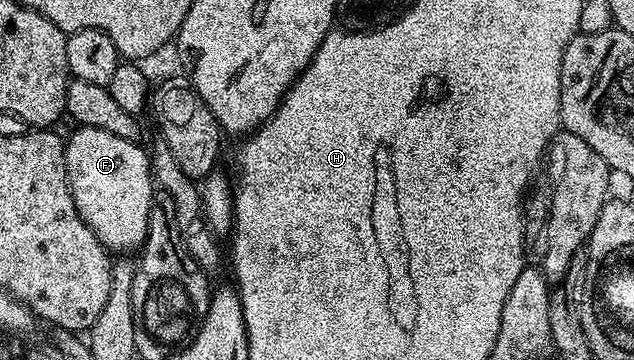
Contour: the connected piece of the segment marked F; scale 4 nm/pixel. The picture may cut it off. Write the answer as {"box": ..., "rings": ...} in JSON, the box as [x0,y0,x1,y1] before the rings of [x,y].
{"box":[64,126,154,252],"rings":[[[76,126],[73,131],[72,135],[67,135],[64,143],[64,159],[68,173],[68,187],[82,220],[109,252],[139,251],[144,245],[144,237],[148,234],[148,217],[154,193],[149,151],[145,147],[143,150],[139,146],[141,144],[139,141],[114,136],[114,132],[102,132],[102,128]]]}

